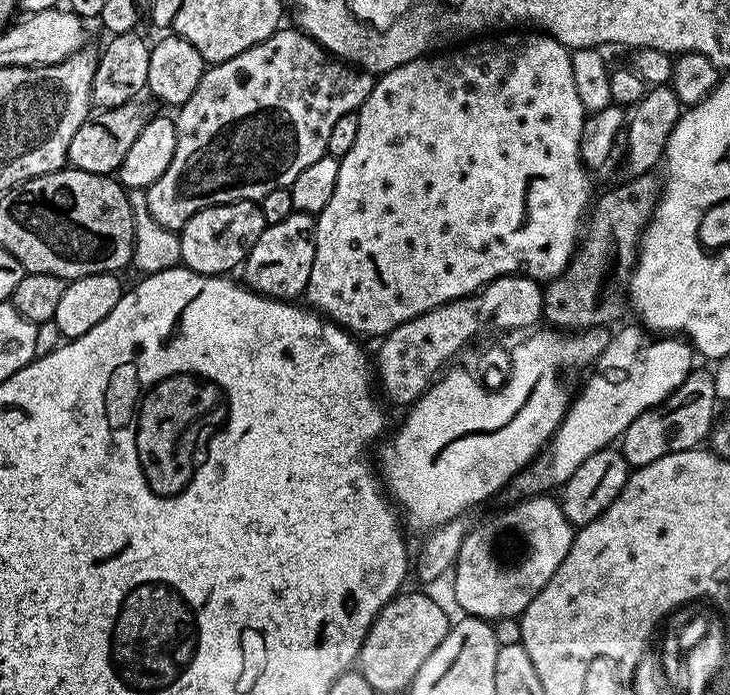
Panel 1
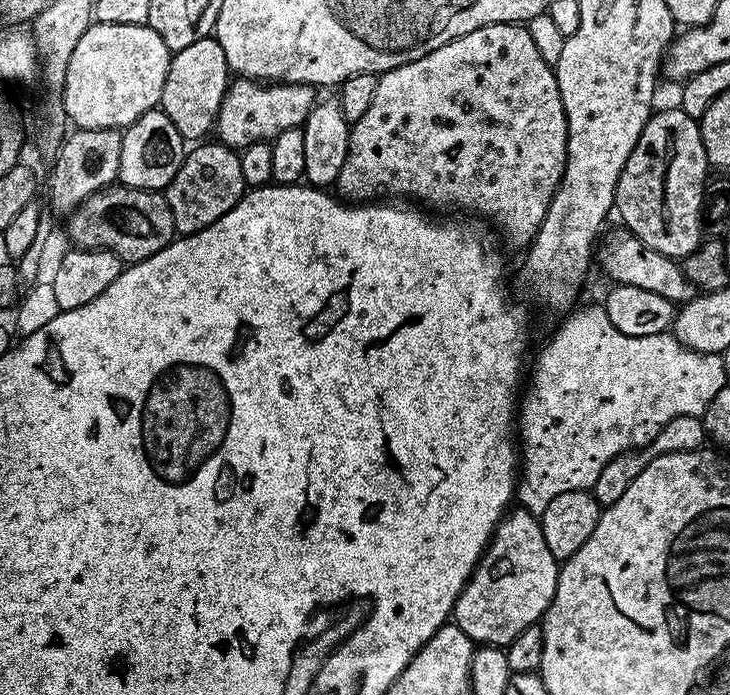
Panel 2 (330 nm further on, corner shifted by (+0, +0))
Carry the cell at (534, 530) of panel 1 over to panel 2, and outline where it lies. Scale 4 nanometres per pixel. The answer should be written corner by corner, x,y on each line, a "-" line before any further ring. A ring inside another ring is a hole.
517,507
509,511
496,527
496,533
476,563
472,577
466,582
460,597
456,599
454,623
477,645
507,646
519,632
526,630
543,617
544,611
554,598
559,573
560,564
554,558
554,554
550,554
546,538
542,538
539,519
531,516
525,508

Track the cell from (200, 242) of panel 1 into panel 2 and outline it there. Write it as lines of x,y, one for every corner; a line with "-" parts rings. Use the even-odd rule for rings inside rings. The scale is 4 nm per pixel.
219,142
208,143
197,143
193,147
196,149
185,155
178,174
174,174
166,189
168,205
174,214
174,226
180,236
192,236
218,222
218,218
229,212
246,191
240,152

